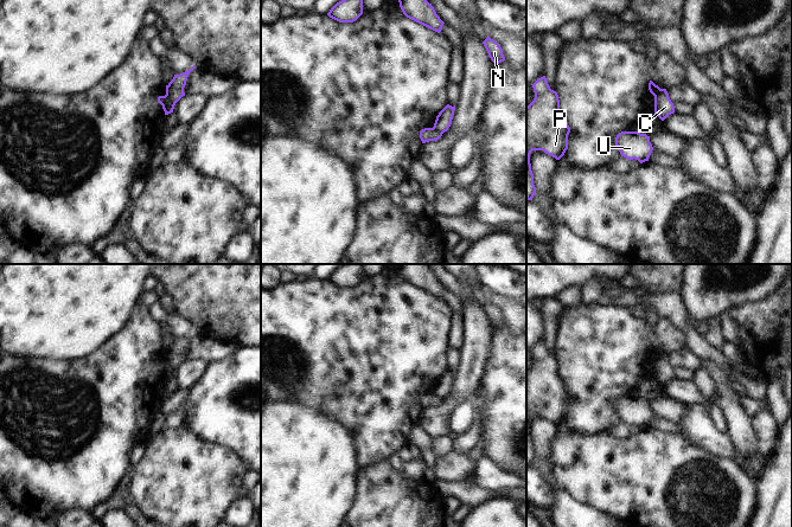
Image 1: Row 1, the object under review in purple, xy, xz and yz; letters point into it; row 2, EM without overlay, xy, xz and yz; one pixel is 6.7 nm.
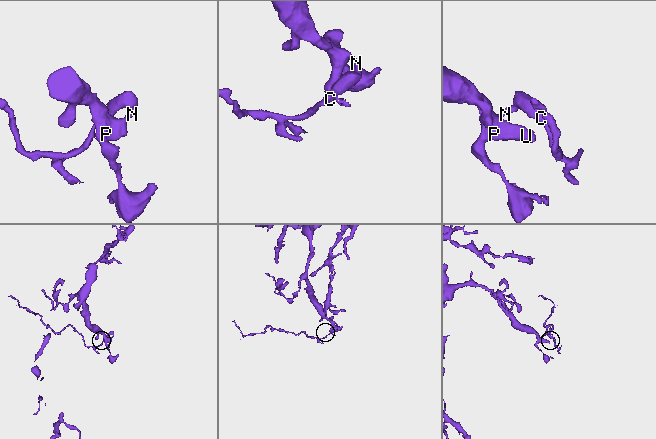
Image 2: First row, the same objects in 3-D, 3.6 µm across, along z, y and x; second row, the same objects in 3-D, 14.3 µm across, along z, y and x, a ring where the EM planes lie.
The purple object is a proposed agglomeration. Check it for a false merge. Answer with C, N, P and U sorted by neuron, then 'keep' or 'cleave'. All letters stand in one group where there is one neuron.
C / N P U | cleave

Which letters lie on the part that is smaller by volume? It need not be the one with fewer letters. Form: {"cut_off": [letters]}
{"cut_off": ["C"]}

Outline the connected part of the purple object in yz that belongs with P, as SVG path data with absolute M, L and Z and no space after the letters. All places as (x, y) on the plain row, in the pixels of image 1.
M545 341L531 349L534 366L526 372L526 464L532 465L536 452L531 436L530 419L543 416L560 425L568 414L570 393L560 374L556 356L551 355Z

